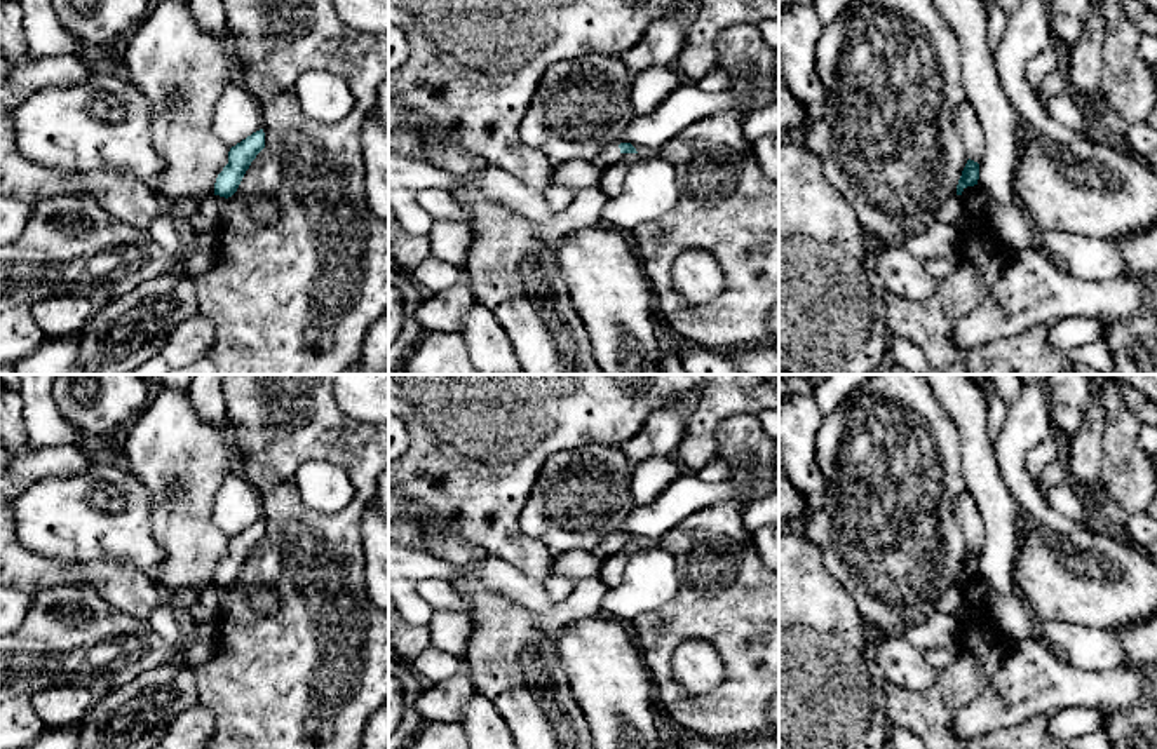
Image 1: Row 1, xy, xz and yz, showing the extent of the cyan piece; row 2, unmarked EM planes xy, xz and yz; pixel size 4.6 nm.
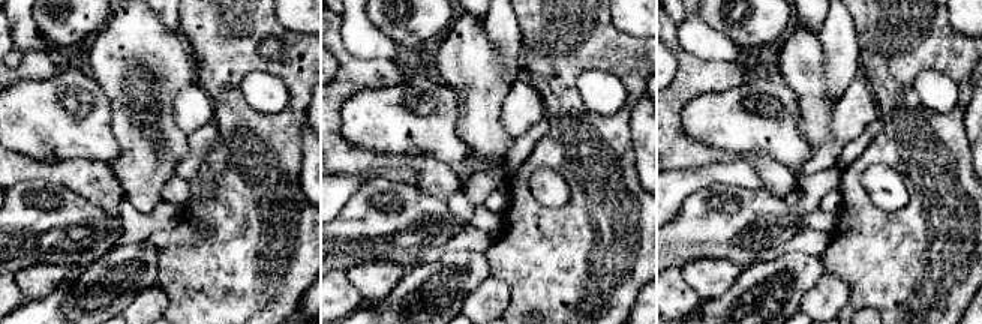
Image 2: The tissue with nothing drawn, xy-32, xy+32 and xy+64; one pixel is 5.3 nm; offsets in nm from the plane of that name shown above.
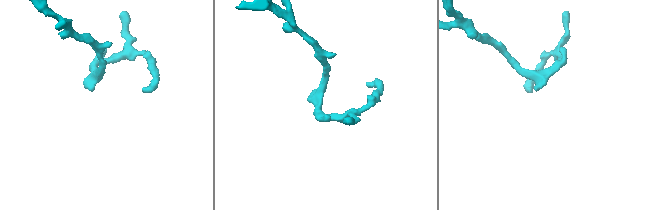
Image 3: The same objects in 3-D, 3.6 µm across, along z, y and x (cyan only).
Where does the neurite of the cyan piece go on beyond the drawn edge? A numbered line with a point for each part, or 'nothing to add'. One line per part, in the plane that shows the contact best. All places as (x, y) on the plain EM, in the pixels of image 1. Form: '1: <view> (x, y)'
nothing to add

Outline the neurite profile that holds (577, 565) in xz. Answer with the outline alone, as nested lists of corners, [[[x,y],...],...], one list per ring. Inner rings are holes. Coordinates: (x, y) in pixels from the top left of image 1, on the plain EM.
[[[568,550],[554,556],[551,573],[570,577],[573,580],[591,578],[599,575],[601,559],[587,550]]]

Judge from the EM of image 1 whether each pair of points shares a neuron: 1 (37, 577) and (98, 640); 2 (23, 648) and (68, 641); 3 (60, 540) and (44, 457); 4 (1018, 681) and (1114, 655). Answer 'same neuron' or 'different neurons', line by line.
1: different neurons
2: same neuron
3: different neurons
4: different neurons

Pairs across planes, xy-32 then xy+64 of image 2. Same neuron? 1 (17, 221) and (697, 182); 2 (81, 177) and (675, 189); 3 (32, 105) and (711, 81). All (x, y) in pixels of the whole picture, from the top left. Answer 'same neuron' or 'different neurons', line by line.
1: different neurons
2: different neurons
3: different neurons

